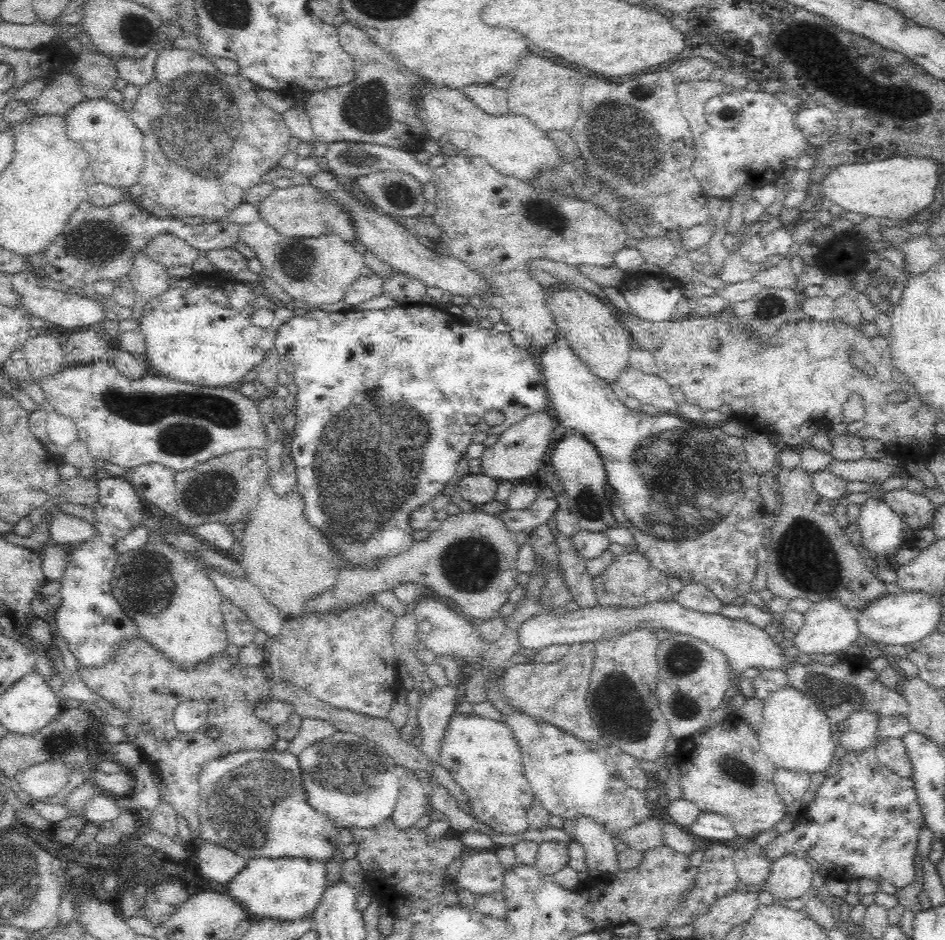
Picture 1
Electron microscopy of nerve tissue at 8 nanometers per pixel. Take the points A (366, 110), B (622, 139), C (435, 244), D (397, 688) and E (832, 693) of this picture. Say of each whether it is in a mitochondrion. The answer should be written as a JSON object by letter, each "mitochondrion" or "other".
{"A":"mitochondrion","B":"mitochondrion","C":"other","D":"other","E":"mitochondrion"}

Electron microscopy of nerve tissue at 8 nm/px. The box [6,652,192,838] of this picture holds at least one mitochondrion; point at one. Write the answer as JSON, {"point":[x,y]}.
{"point":[65,741]}

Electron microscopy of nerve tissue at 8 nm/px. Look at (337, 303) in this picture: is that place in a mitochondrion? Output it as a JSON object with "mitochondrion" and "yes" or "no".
{"mitochondrion":"no"}

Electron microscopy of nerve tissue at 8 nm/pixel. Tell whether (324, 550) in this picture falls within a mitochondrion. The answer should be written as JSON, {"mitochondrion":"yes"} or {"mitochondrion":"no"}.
{"mitochondrion":"yes"}

